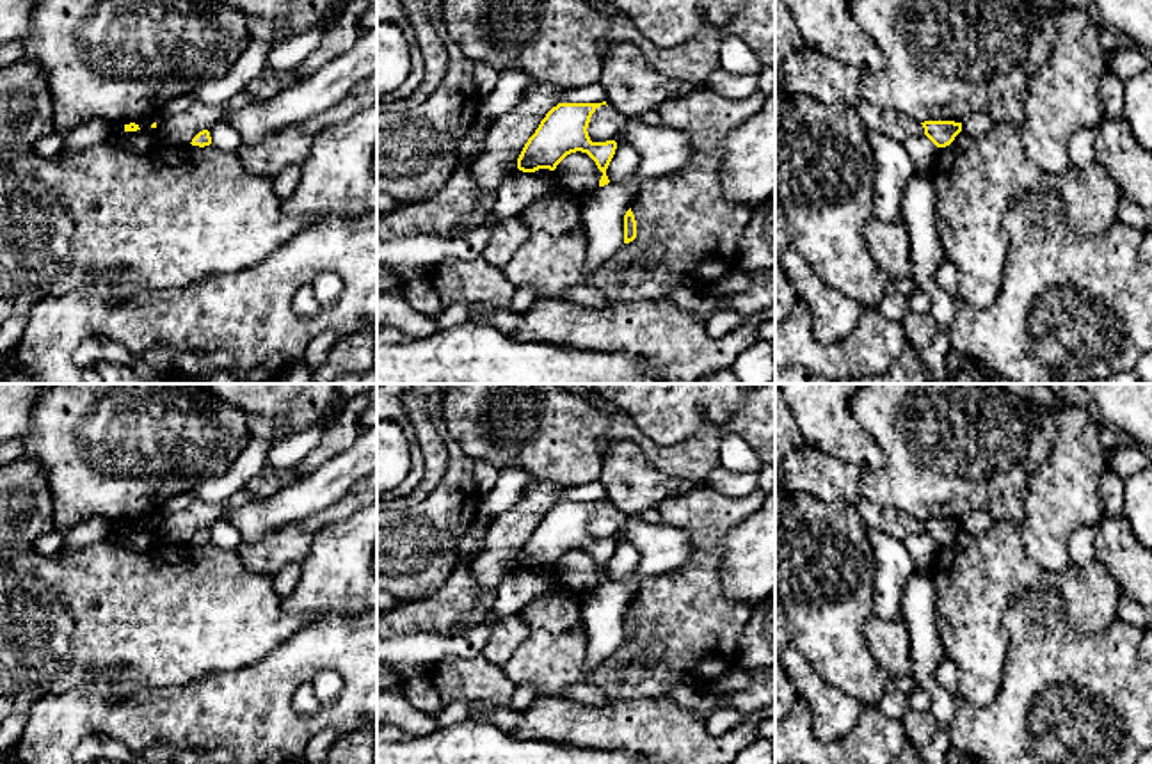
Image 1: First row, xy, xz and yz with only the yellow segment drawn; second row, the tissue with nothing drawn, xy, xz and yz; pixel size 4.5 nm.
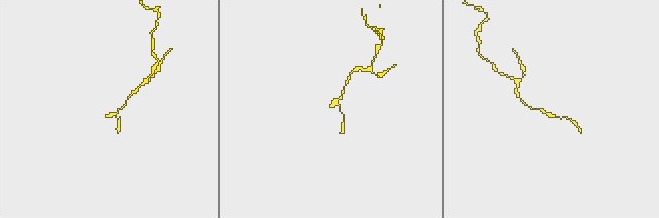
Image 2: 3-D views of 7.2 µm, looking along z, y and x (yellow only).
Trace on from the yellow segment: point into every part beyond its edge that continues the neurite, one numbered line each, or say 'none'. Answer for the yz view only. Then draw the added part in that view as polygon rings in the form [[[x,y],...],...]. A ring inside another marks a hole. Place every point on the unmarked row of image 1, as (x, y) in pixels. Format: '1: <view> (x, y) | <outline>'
none

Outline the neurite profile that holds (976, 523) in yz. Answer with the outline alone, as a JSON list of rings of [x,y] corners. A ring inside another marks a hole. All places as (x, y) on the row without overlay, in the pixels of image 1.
[[[974,510],[962,521],[962,529],[971,537],[980,538],[994,528],[994,522],[996,521],[987,512]]]

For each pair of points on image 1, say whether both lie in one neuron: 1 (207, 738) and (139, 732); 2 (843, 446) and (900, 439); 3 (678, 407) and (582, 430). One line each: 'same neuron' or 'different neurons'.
1: same neuron
2: different neurons
3: different neurons

